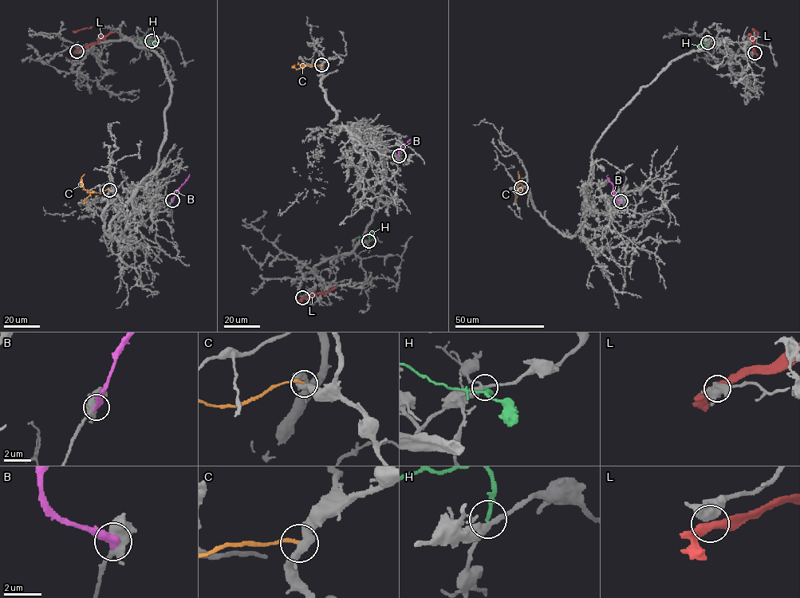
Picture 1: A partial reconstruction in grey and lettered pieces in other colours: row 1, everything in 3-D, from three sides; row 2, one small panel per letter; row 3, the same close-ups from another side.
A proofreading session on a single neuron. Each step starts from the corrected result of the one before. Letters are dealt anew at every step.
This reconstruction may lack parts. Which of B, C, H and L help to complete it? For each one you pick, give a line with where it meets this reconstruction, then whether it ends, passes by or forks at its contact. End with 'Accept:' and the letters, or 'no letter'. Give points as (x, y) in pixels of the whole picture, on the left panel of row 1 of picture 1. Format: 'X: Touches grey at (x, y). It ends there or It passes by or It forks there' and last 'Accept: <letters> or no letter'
Accept: no letter

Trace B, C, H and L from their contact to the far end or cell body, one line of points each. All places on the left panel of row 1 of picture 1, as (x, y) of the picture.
B: (172, 200), (175, 191), (189, 174)
C: (109, 190), (96, 192), (85, 190), (80, 182), (84, 174)
H: (151, 41), (139, 37)
L: (76, 51), (96, 43), (100, 36), (92, 27), (72, 31)

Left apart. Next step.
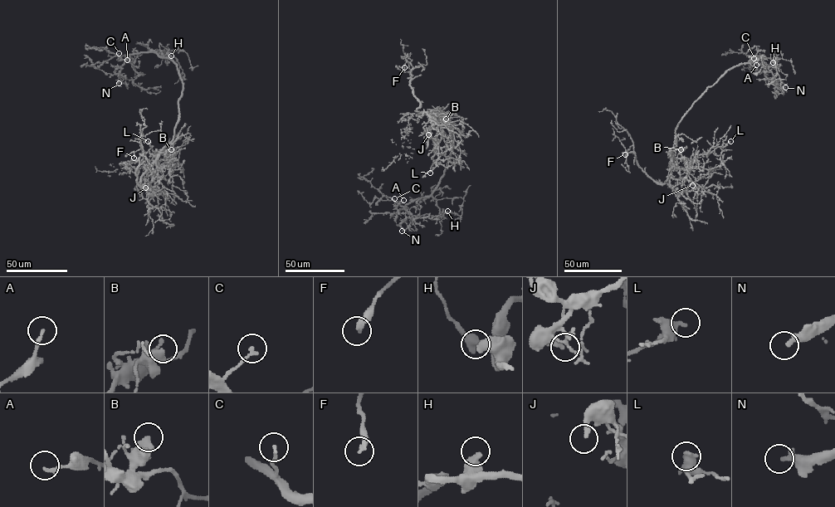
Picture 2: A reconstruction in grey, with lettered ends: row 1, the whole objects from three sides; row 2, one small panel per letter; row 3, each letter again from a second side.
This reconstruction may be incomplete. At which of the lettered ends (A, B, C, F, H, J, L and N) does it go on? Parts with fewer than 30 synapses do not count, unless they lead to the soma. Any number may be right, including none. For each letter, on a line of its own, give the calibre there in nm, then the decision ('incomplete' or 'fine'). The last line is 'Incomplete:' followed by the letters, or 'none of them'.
A: 170 nm | fine
B: 440 nm | fine
C: 170 nm | fine
F: 280 nm | fine
H: 460 nm | fine
J: 240 nm | fine
L: 240 nm | fine
N: 320 nm | fine
Incomplete: none of them

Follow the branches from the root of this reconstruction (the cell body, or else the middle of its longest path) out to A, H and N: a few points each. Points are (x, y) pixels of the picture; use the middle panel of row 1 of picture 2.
A: (450, 119), (451, 152), (437, 188), (430, 196), (416, 198), (403, 207), (400, 205), (403, 200)
H: (450, 119), (448, 129), (452, 139), (451, 152), (432, 195), (439, 212), (442, 214), (447, 211)
N: (450, 119), (452, 148), (443, 176), (430, 196), (399, 210), (407, 226), (402, 231)

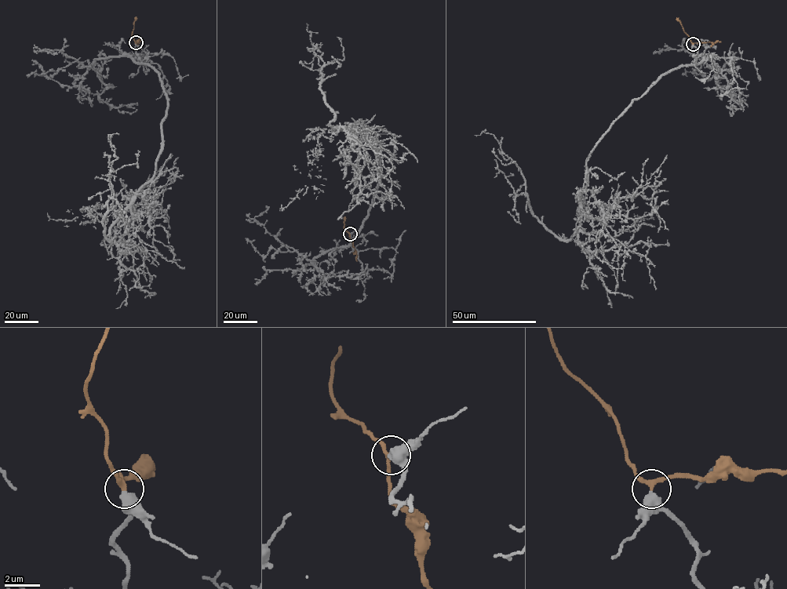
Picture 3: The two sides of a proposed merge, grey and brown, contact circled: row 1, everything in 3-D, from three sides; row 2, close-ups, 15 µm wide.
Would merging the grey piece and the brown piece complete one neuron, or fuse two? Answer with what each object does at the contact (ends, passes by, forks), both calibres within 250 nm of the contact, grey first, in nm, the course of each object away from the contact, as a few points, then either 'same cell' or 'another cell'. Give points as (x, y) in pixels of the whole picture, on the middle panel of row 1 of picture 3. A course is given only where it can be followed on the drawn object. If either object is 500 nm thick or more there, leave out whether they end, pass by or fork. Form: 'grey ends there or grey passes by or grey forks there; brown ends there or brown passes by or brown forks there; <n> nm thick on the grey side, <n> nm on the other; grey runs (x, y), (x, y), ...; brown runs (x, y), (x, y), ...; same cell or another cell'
600 nm thick on the grey side, 220 nm on the other; grey runs (350, 234), (357, 236), (375, 193), (377, 137), (329, 123), (322, 53), (306, 23); brown runs (350, 234), (344, 228), (344, 217); same cell

